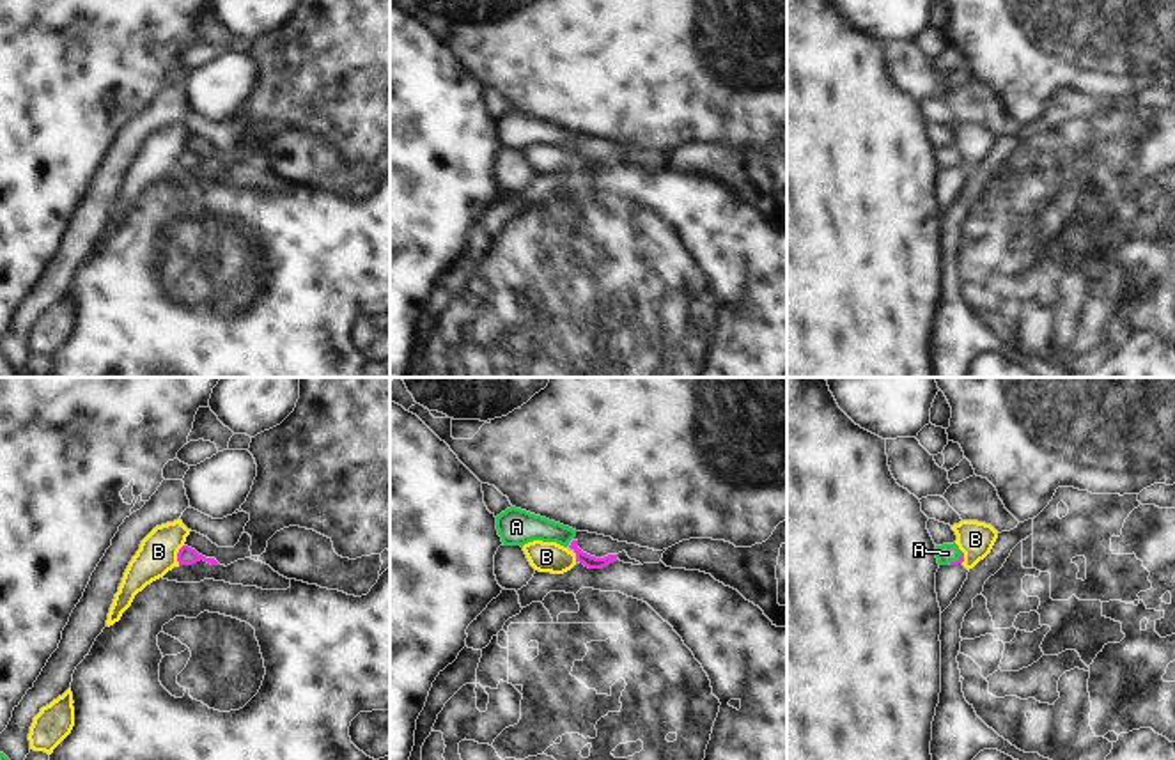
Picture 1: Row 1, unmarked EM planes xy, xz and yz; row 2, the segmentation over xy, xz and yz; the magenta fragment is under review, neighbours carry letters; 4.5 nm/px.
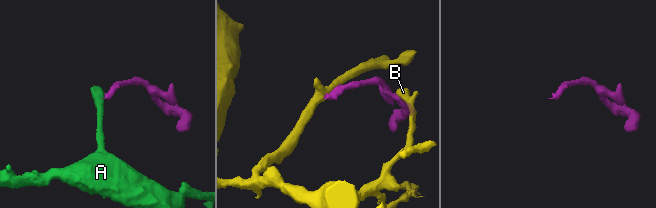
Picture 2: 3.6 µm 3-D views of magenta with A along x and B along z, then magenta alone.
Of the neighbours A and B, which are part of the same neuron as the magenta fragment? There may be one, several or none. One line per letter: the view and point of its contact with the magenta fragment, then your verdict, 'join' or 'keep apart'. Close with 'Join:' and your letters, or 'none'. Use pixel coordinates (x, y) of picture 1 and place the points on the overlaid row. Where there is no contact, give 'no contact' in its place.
A: yz (956, 562) | join
B: xy (178, 555) | keep apart
Join: A

